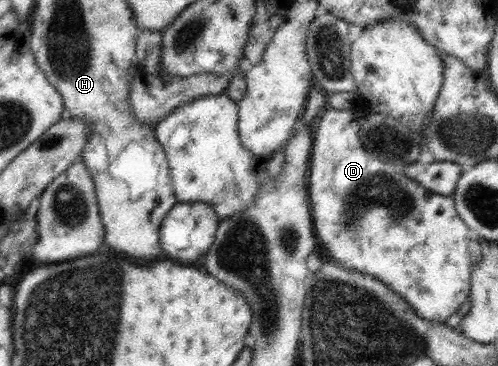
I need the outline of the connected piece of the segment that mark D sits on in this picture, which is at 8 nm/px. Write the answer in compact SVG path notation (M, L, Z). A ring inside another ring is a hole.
M359 104L351 110L335 110L326 106L312 135L313 147L306 186L320 251L339 266L372 275L386 283L419 317L445 324L451 315L458 313L470 294L472 267L468 245L472 234L459 218L454 201L449 196L438 195L421 187L393 163L383 162L362 146L358 119L364 111Z

